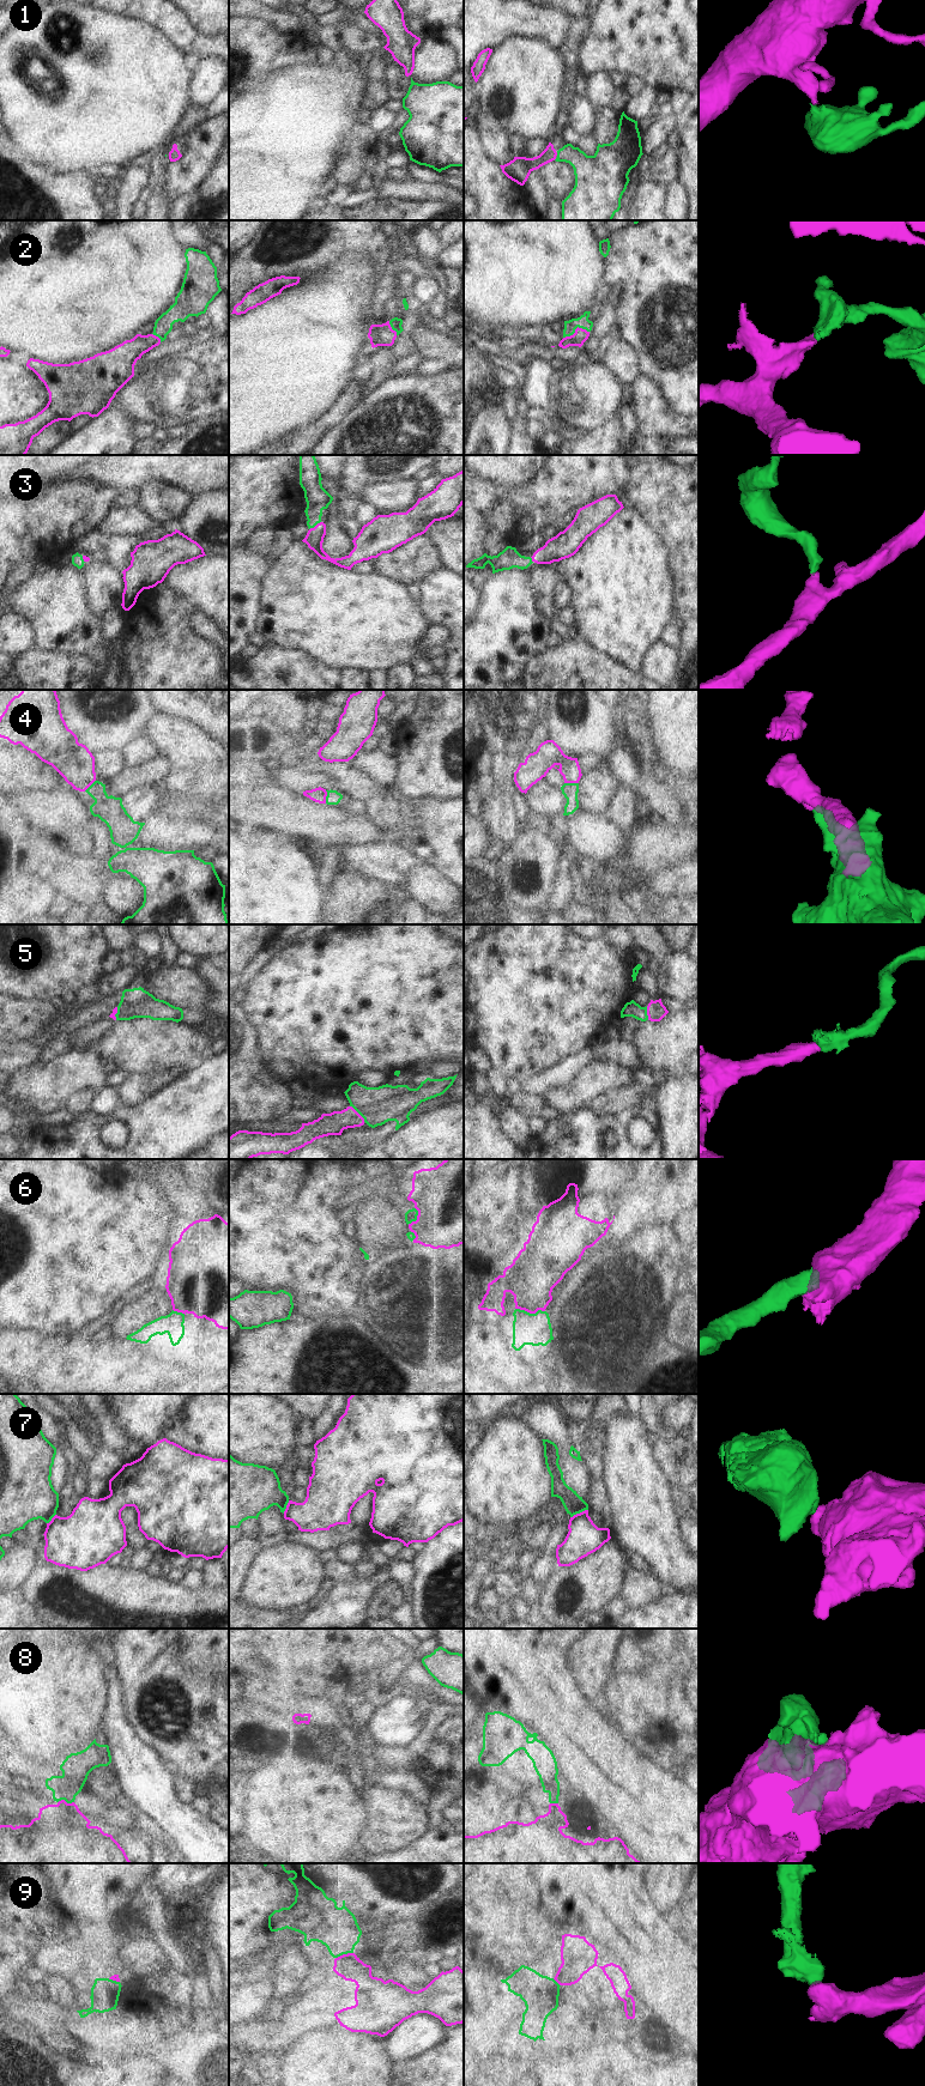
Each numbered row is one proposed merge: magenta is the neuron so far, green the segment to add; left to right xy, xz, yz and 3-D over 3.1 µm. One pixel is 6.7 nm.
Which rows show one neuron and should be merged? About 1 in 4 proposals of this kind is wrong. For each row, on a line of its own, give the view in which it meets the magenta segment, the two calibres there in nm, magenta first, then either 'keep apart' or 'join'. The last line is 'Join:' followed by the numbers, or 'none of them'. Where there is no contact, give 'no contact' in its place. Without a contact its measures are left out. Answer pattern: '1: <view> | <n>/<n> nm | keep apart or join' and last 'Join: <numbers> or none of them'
1: yz | 140/200 nm | join
2: yz | 90/80 nm | join
3: xz | 120/160 nm | join
4: yz | 170/100 nm | join
5: xz | 150/260 nm | join
6: yz | 320/220 nm | keep apart
7: yz | 220/140 nm | keep apart
8: xy | 400/190 nm | keep apart
9: xz | 170/280 nm | keep apart
Join: 1, 2, 3, 4, 5

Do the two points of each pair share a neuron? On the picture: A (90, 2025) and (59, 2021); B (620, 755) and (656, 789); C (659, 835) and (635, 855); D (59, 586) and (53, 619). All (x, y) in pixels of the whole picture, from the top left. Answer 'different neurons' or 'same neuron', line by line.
A: same neuron
B: same neuron
C: same neuron
D: same neuron

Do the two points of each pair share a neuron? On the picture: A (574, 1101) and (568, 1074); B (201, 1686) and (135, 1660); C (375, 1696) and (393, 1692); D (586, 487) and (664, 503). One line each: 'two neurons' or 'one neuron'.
A: two neurons
B: one neuron
C: one neuron
D: two neurons

